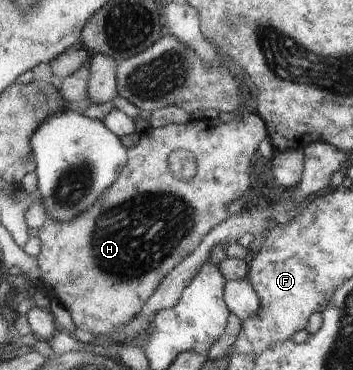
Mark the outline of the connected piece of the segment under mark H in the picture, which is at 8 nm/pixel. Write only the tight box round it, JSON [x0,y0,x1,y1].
[37,112,269,336]

